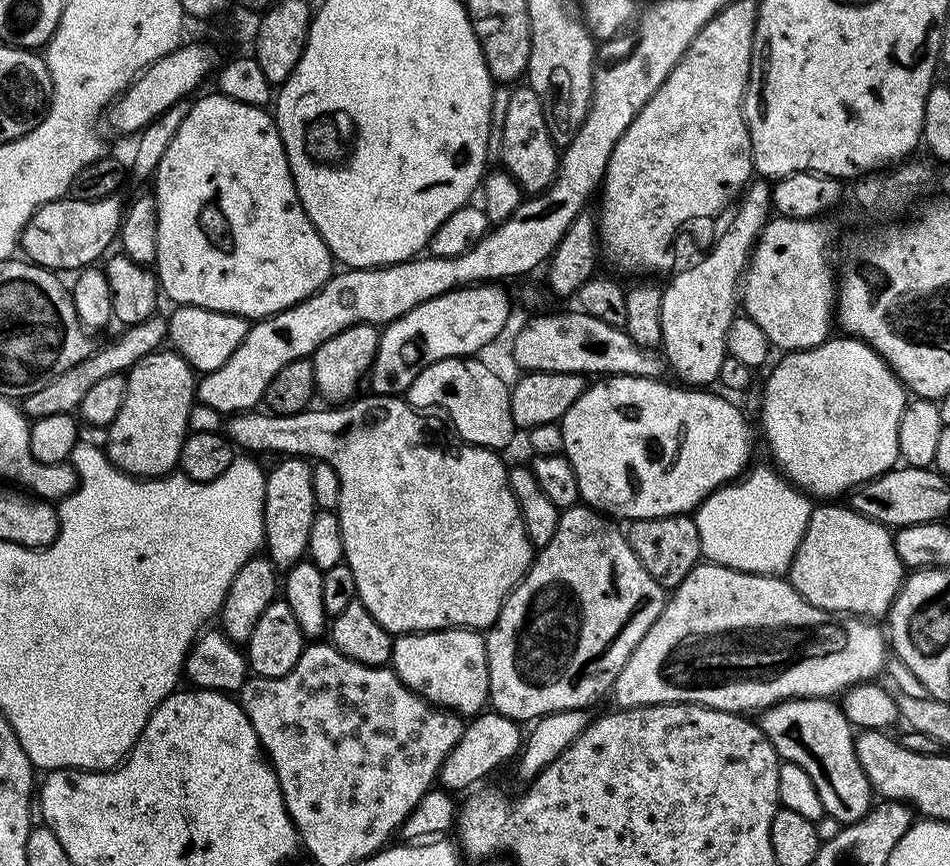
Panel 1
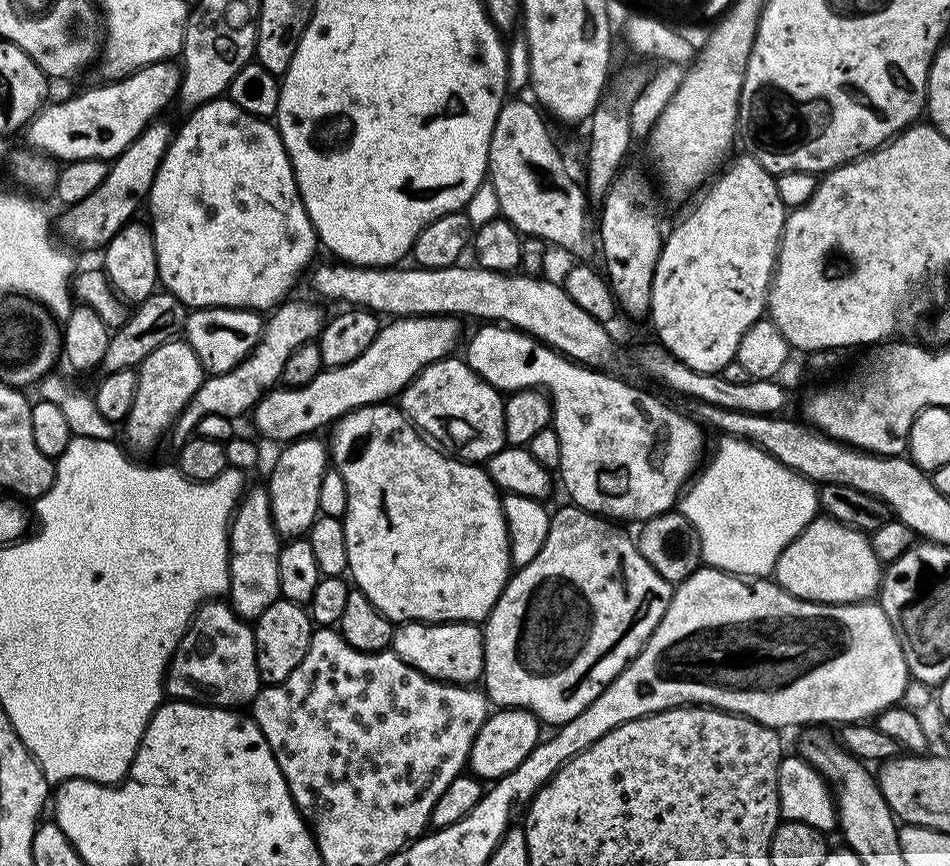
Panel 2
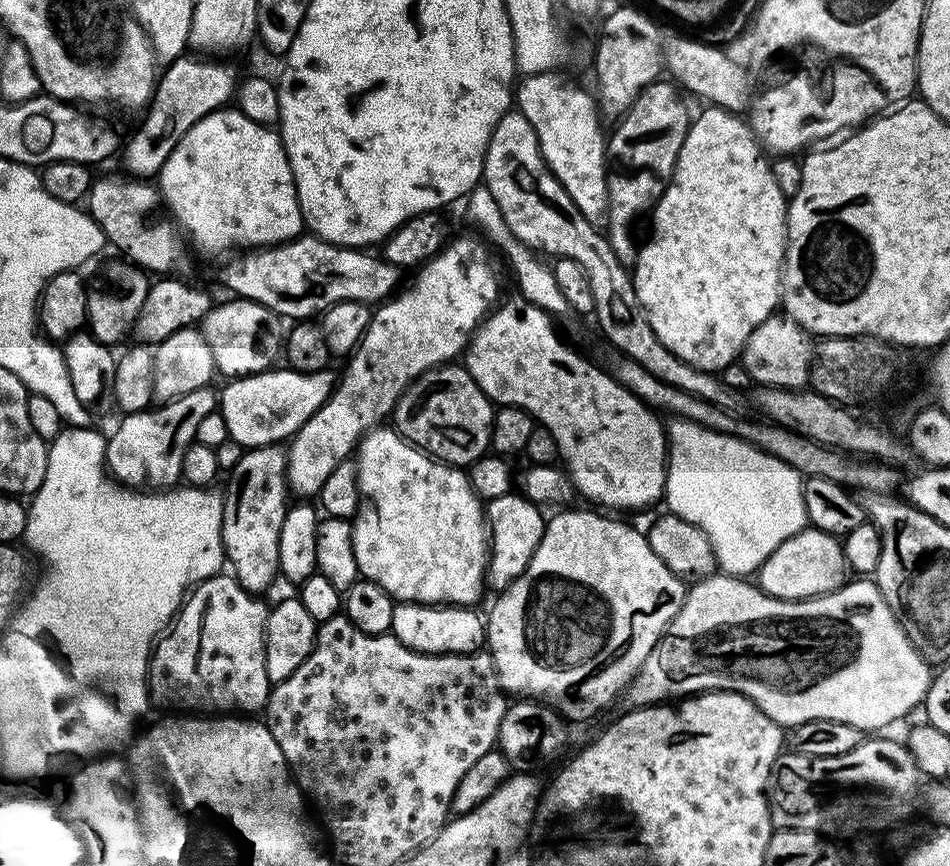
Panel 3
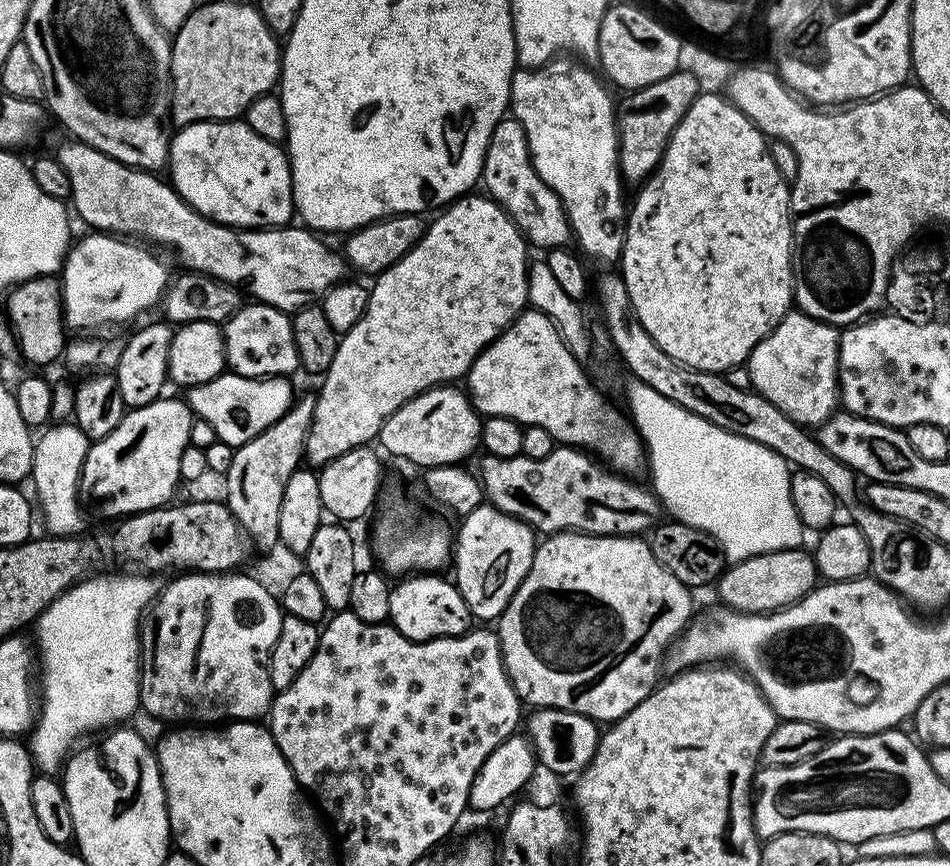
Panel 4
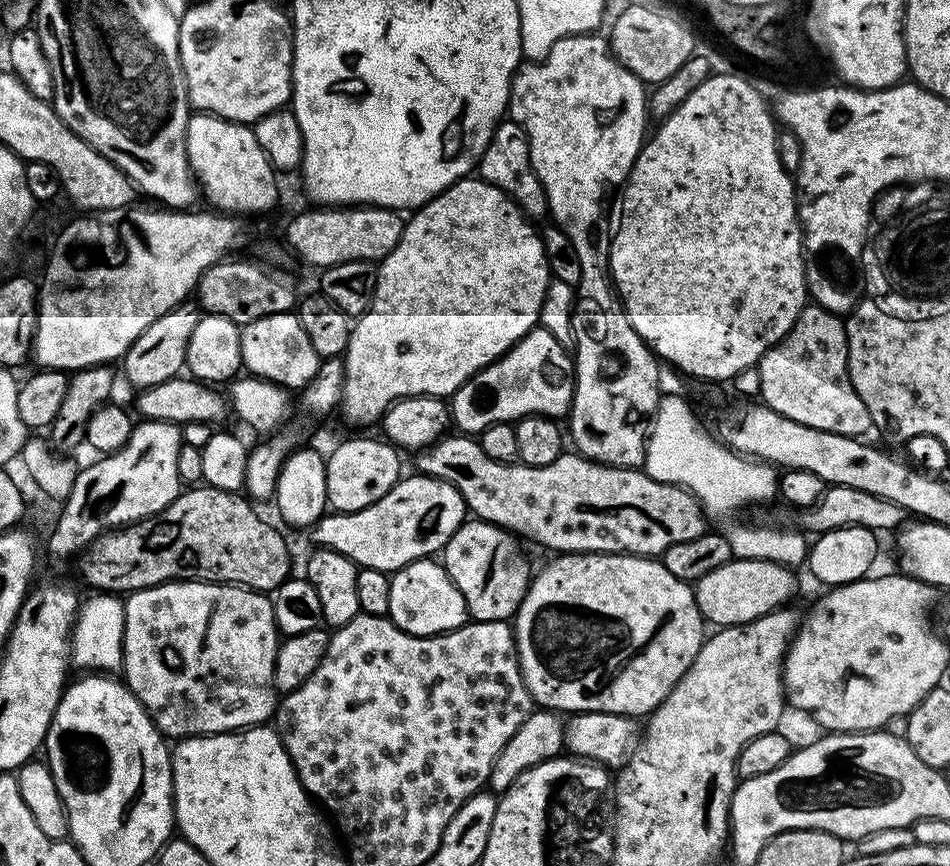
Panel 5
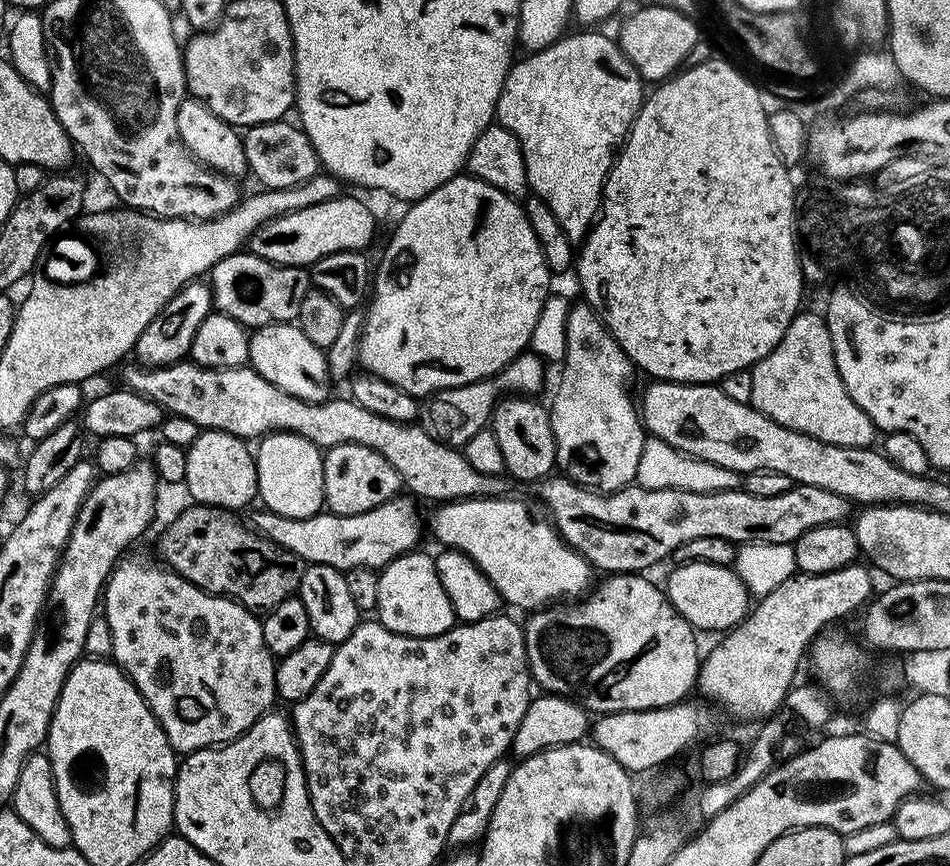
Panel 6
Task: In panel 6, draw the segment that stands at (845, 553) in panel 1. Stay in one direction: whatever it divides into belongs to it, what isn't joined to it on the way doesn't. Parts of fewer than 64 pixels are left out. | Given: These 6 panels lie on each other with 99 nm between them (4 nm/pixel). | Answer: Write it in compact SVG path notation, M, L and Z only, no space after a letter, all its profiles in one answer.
M680 562L668 576L666 599L693 629L724 634L736 627L750 611L750 593L731 567L706 562Z

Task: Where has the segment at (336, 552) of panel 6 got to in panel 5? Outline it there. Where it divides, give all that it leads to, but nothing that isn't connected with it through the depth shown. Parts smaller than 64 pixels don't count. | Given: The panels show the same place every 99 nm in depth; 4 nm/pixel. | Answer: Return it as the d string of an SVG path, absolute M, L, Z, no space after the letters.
M405 475L390 491L382 494L382 498L378 498L378 502L374 502L362 510L332 512L321 516L310 528L313 542L320 548L329 548L332 552L350 558L356 563L357 569L369 568L389 574L402 570L415 560L427 560L443 553L446 542L450 542L450 538L469 515L468 507L464 505L462 494L458 494L458 490L454 490L454 486L429 476L411 475Z

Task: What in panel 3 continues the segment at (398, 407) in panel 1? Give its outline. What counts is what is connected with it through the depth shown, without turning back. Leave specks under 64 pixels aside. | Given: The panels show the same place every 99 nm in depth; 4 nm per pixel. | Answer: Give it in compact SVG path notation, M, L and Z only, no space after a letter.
M377 426L369 428L360 437L360 443L354 453L360 504L356 507L356 514L352 520L352 537L354 538L354 558L358 562L360 576L374 582L386 590L396 602L411 602L413 604L434 604L437 606L472 606L483 592L486 592L486 573L488 571L488 557L490 555L490 533L486 519L486 508L468 481L468 473L463 467L449 466L434 456L429 456L422 448L417 448L404 439L395 427Z

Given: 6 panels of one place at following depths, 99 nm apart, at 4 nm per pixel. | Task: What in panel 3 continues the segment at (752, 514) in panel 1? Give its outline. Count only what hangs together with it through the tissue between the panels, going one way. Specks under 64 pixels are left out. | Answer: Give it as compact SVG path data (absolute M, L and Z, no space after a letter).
M673 419L671 423L672 425L669 423L666 428L668 473L664 483L663 499L665 501L668 500L667 511L671 515L686 518L686 522L698 526L706 534L706 538L710 538L710 546L714 546L714 554L716 555L716 567L721 573L737 578L751 577L751 572L753 575L760 568L762 562L766 562L766 558L770 558L770 554L774 554L774 550L778 550L778 546L782 546L782 542L786 542L786 538L798 534L808 524L806 506L802 502L804 486L800 473L793 470L790 465L782 463L778 458L766 455L765 452L761 452L760 449L752 447L751 444L737 437L729 436L723 432L712 432L709 428L702 428L698 424L691 424L689 420Z

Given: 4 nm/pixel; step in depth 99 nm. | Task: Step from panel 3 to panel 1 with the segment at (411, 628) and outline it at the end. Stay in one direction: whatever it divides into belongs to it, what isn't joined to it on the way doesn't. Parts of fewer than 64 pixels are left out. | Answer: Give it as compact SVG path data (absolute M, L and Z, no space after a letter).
M454 627L442 628L439 632L410 632L397 635L392 642L390 667L411 692L417 692L429 704L449 709L461 717L471 718L489 703L488 645L479 631Z

